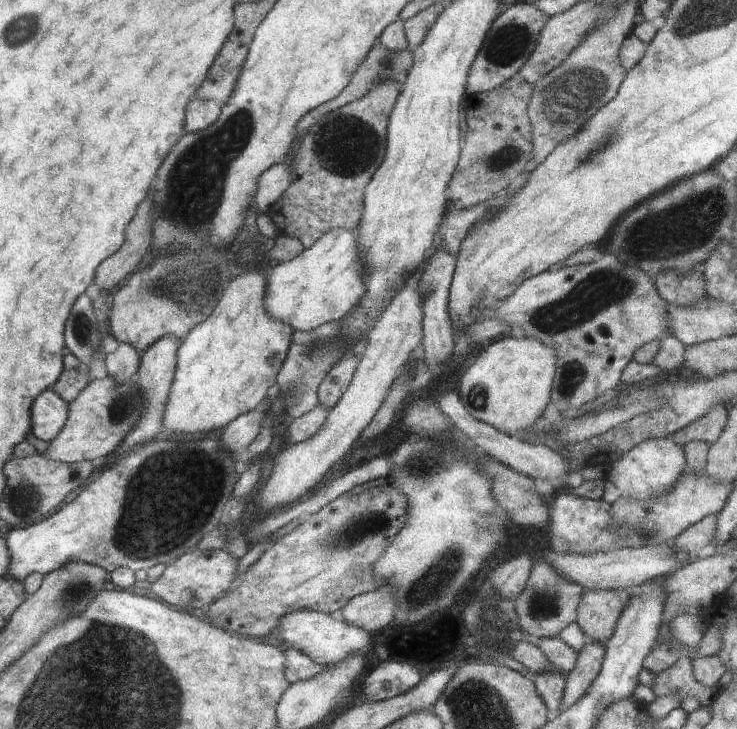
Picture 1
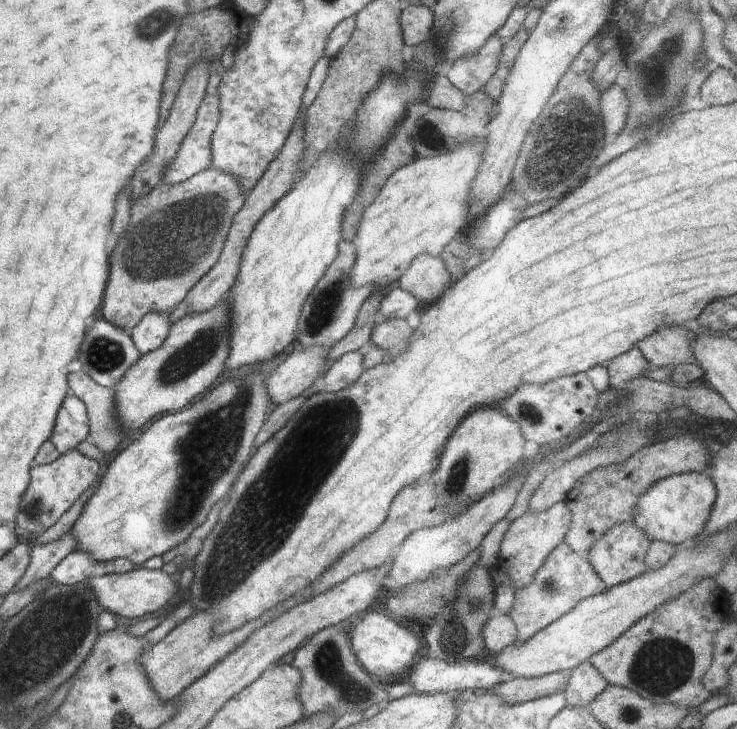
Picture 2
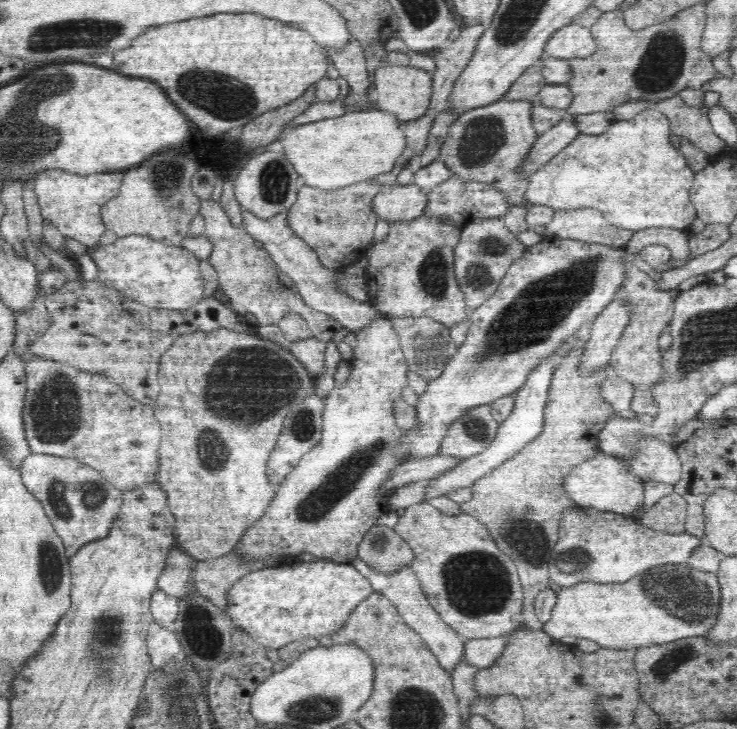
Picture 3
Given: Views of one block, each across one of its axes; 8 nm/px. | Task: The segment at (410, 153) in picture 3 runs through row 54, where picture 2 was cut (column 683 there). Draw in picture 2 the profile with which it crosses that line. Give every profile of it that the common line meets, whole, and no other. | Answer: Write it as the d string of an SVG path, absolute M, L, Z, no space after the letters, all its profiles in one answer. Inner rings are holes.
M679 433L657 444L644 445L622 462L597 468L580 477L564 500L571 512L571 523L564 541L581 556L587 556L595 542L612 526L621 522L634 523L633 510L637 498L653 482L673 474L708 472L711 455L705 444L698 435Z

